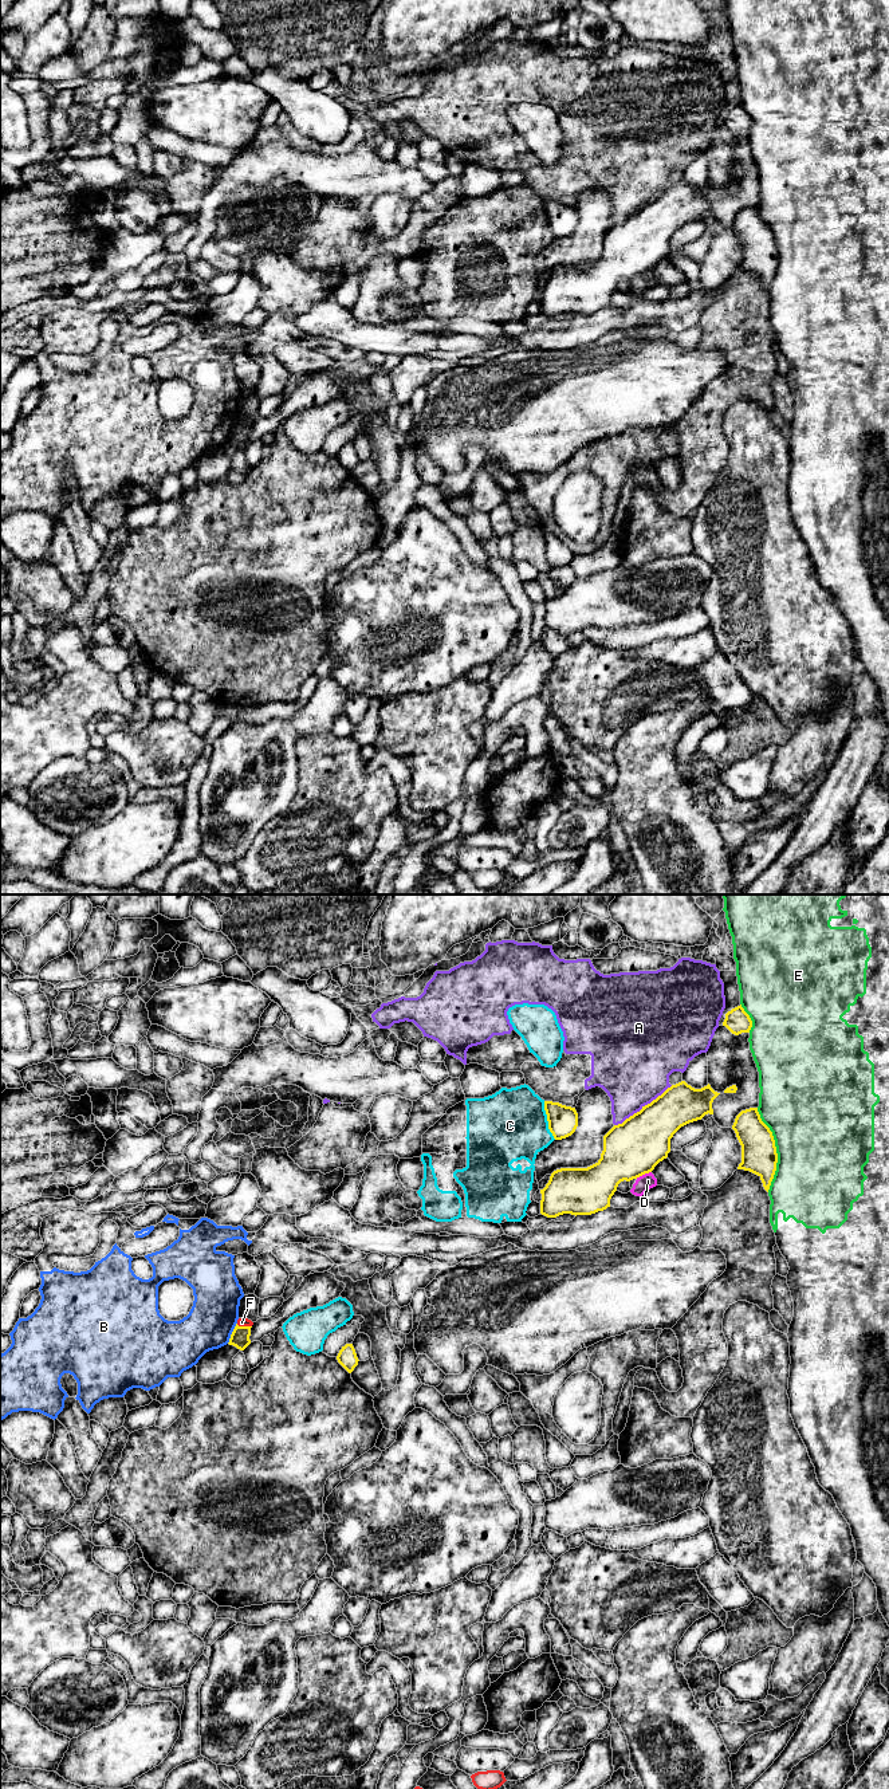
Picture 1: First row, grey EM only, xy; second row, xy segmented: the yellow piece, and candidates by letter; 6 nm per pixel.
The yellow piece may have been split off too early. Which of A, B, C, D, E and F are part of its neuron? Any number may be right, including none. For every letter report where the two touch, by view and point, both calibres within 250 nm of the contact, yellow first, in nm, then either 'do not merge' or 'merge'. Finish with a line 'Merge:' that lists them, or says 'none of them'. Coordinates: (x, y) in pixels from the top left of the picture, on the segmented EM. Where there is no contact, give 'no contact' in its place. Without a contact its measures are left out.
A: meets yellow in xy at (642, 1107); 320 nm thick on the yellow side, 440 nm on the other; do not merge
B: meets yellow in xy at (232, 1333); 110 nm thick on the yellow side, 280 nm on the other; do not merge
C: meets yellow in xy at (547, 1120); 180 nm thick on the yellow side, 420 nm on the other; do not merge
D: meets yellow in xy at (642, 1174); 340 nm thick on the yellow side, 90 nm on the other; do not merge
E: meets yellow in xy at (775, 1149); 220 nm thick on the yellow side, 480 nm on the other; do not merge
F: meets yellow in xy at (244, 1326); 110 nm thick on the yellow side, 50 nm on the other; do not merge
Merge: none of them

